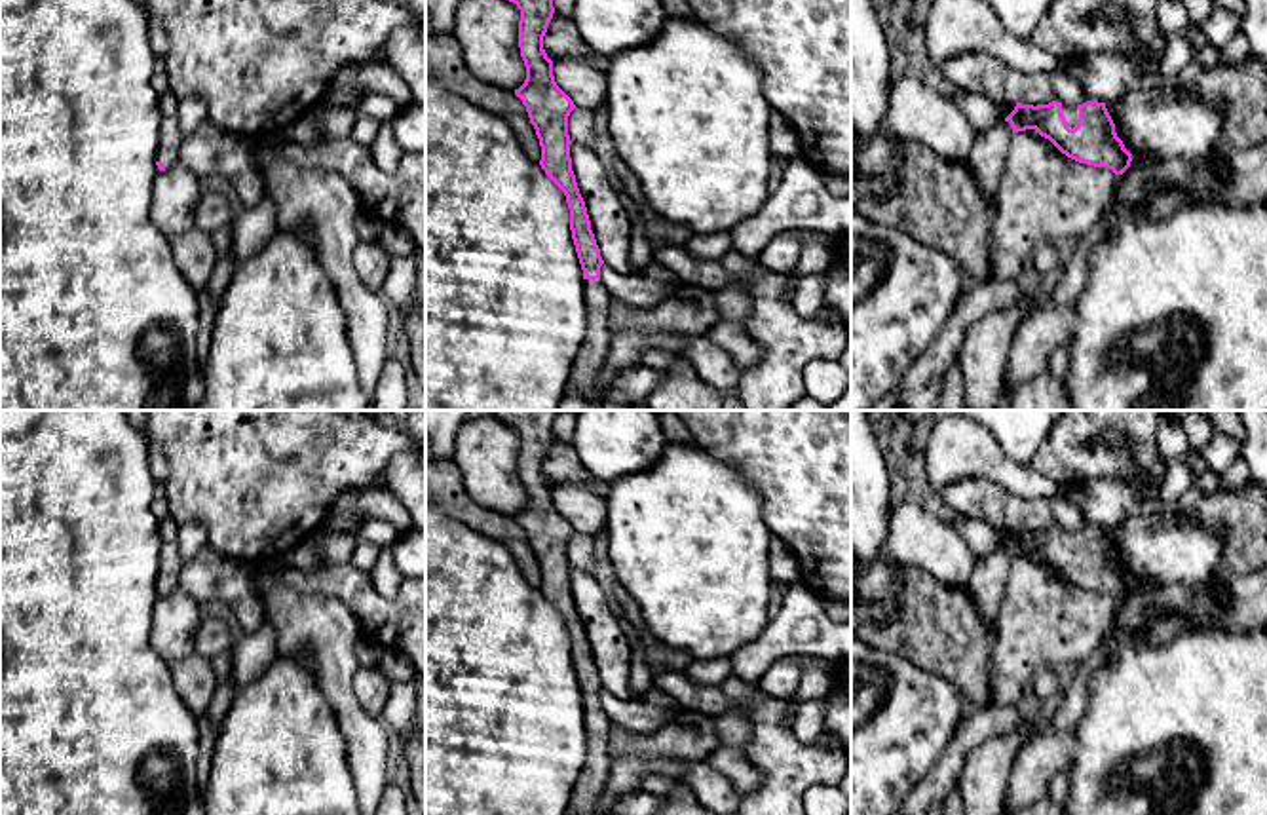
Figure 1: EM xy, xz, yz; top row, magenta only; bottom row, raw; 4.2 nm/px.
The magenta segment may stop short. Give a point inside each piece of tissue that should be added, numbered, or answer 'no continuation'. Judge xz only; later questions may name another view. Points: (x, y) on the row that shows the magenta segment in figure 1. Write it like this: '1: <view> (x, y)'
1: xz (591, 356)

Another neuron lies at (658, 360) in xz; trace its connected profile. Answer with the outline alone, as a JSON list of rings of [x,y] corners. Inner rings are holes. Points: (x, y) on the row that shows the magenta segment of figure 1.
[[[648,348],[640,355],[640,363],[646,365],[646,367],[652,367],[655,370],[663,370],[672,361],[676,361],[678,355],[680,355],[678,348],[674,348],[674,350]]]

